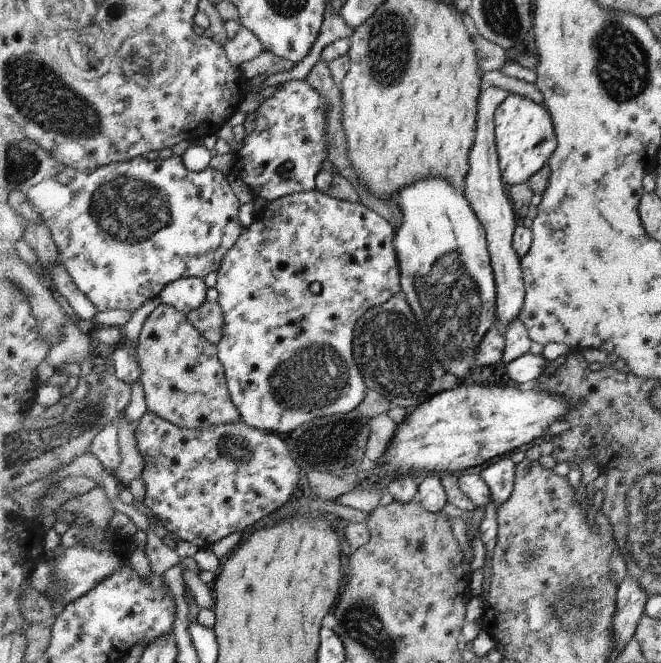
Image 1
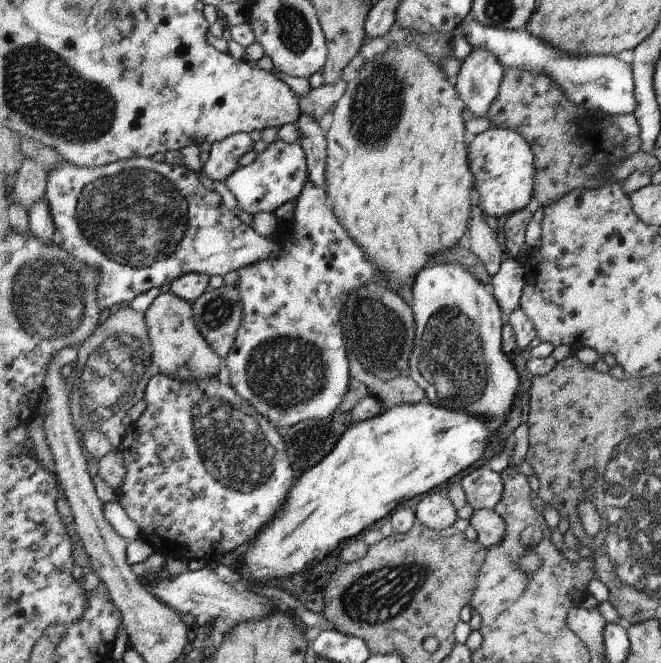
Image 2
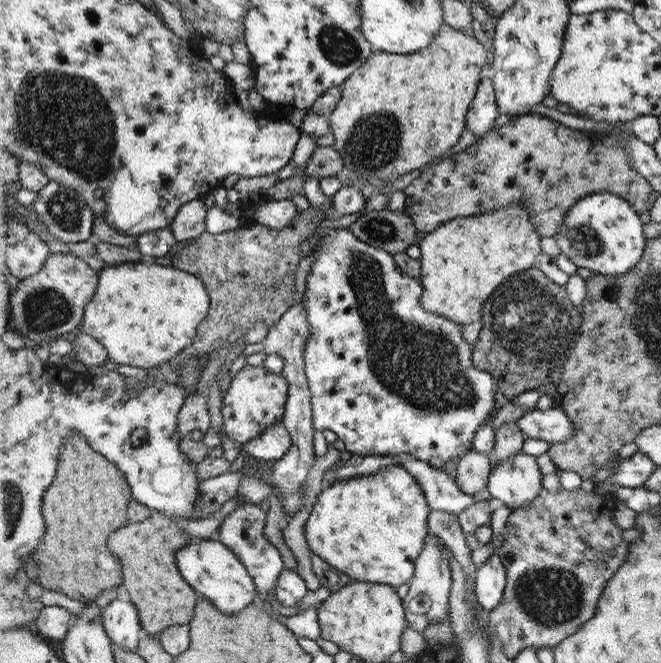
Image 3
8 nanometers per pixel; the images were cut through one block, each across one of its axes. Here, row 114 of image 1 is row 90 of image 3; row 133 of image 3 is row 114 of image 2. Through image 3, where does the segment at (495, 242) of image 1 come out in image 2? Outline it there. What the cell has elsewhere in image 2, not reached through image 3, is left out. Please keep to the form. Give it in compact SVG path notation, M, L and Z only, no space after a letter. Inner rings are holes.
M474 46L458 70L458 94L476 118L487 117L504 80L505 69L492 50Z

